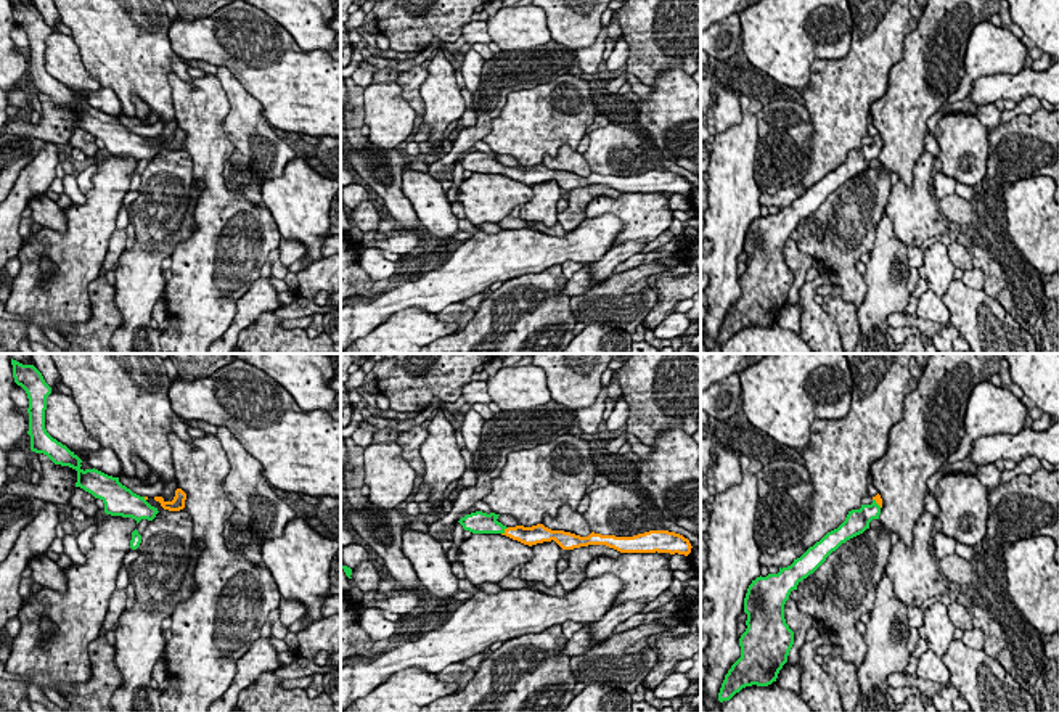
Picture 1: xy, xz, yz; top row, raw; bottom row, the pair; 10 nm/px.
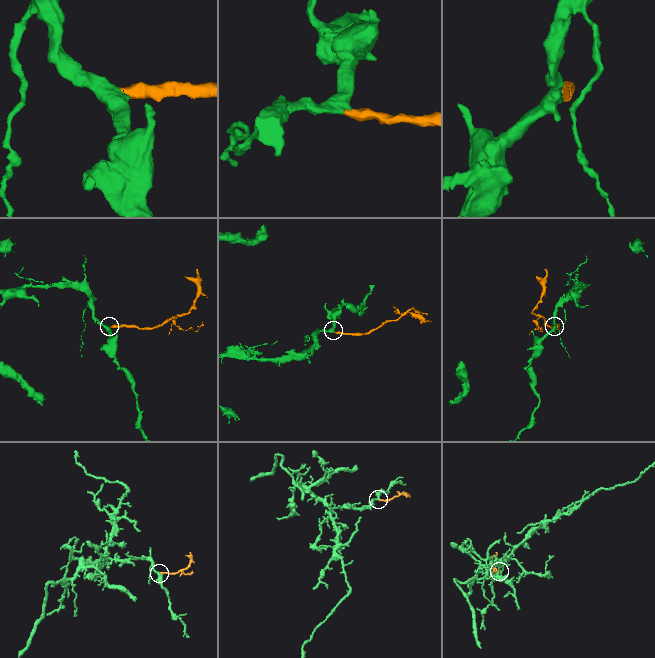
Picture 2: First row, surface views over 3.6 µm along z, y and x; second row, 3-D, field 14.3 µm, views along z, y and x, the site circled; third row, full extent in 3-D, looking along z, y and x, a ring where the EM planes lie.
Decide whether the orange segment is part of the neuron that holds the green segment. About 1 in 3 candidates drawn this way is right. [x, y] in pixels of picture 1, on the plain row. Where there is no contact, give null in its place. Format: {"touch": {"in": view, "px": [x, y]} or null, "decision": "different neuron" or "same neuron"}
{"touch": {"in": "xz", "px": [503, 171]}, "decision": "same neuron"}

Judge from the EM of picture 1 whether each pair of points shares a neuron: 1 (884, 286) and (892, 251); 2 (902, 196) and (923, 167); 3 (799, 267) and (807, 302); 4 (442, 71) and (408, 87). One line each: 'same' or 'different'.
1: same
2: same
3: different
4: different

